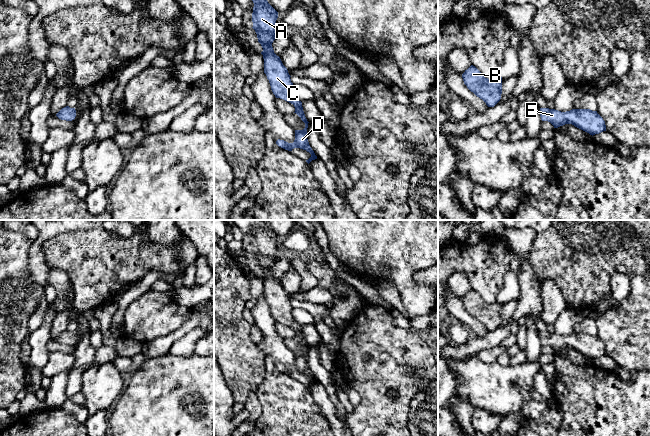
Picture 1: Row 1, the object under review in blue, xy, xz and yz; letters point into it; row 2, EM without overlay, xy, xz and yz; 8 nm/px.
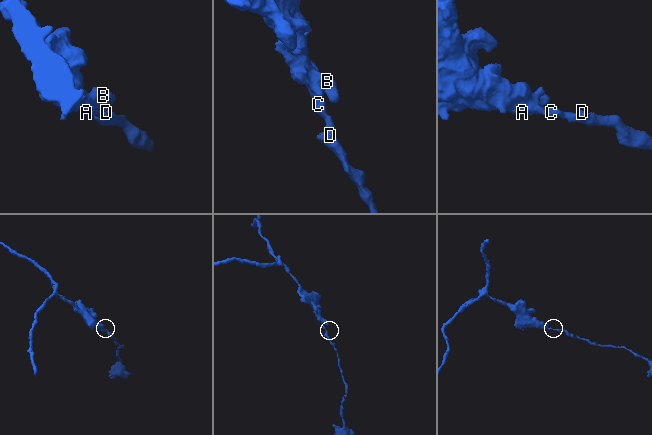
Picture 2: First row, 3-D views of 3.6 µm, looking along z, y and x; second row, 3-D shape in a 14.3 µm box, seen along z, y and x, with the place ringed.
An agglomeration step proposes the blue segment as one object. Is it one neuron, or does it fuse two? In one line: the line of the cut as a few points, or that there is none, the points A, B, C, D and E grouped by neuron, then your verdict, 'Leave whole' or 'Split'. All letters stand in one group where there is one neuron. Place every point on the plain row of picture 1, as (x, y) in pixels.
No split. Groups: A B C D E. Leave whole

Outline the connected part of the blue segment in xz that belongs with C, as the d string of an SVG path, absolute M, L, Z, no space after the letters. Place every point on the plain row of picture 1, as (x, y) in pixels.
M255 220L252 222L254 227L252 246L258 266L261 268L263 275L261 278L264 283L264 297L269 304L271 314L276 322L283 323L295 331L295 336L305 347L303 354L295 354L295 364L293 367L288 367L278 363L276 368L288 375L294 372L306 374L311 378L311 381L306 384L309 388L312 384L317 383L314 375L309 369L307 363L308 345L305 341L302 326L295 322L292 316L293 307L287 292L283 289L279 280L274 277L272 267L275 264L275 256L277 254L276 244L278 236L268 227L264 220Z

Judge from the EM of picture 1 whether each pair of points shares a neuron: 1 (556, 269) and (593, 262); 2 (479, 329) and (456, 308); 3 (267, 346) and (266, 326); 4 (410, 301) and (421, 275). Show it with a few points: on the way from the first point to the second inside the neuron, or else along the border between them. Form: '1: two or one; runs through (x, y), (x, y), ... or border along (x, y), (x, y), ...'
1: one; runs through (565, 263), (584, 262)
2: one; runs through (473, 324), (462, 314)
3: one; runs through (268, 341), (268, 331)
4: two; border along (427, 267), (413, 274), (416, 284)

